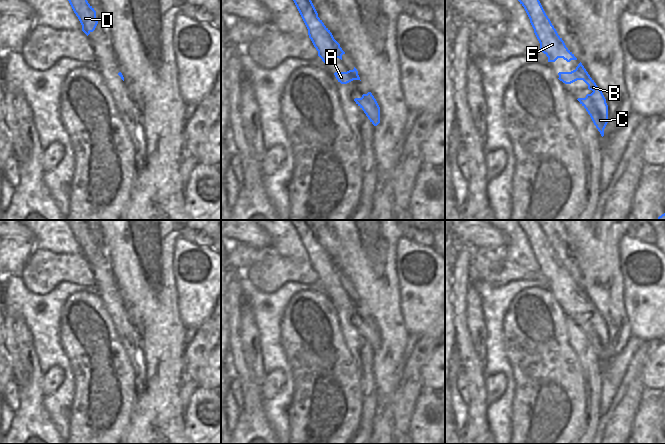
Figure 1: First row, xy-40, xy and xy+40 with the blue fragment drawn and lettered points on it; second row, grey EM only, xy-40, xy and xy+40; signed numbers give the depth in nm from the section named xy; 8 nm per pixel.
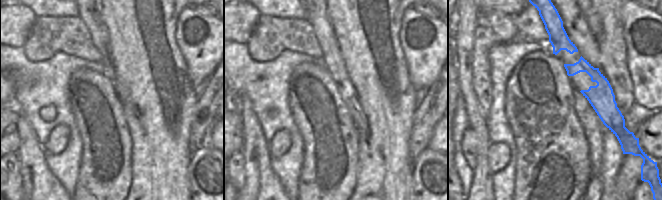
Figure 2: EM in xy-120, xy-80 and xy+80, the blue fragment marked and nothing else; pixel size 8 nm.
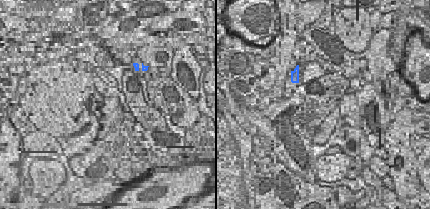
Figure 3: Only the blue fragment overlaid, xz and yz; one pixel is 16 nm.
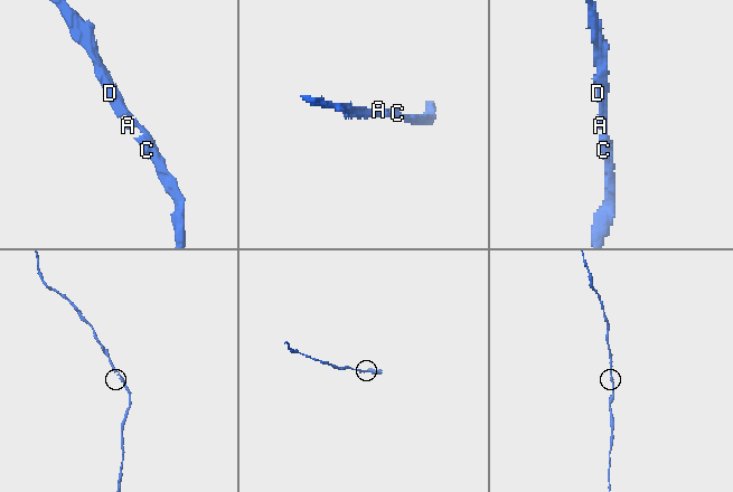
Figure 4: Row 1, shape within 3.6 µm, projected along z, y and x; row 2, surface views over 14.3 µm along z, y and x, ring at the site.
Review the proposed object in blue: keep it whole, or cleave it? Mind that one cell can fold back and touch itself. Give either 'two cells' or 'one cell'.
one cell

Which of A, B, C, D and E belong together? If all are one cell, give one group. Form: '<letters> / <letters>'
A B C D E

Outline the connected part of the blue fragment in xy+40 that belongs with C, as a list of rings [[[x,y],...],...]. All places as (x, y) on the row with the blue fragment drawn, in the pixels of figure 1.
[[[580,62],[575,70],[571,72],[559,72],[558,75],[558,79],[565,84],[583,80],[588,85],[588,89],[593,91],[591,94],[587,94],[585,98],[578,98],[577,100],[586,109],[603,137],[604,129],[608,123],[608,105],[602,91],[590,77],[582,63]]]

